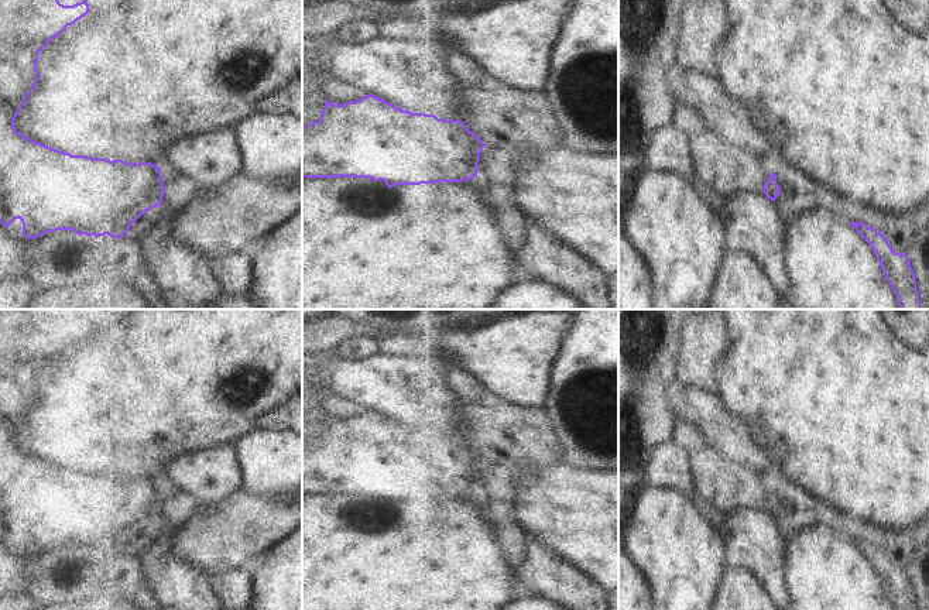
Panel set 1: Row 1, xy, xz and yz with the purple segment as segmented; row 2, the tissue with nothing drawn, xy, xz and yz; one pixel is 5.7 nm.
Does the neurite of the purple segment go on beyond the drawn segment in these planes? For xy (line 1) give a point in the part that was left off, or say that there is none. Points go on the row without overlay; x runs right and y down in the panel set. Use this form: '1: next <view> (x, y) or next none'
1: next none

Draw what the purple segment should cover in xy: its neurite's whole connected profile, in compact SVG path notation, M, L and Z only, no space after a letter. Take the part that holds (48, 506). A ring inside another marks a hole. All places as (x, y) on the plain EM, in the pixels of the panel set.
M0 309L0 539L8 544L20 535L25 555L56 546L120 555L141 531L161 521L165 508L161 484L151 479L72 472L32 458L14 443L38 397L40 367L90 329L88 313L64 322L58 311Z

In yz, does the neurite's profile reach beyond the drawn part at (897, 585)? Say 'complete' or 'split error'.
complete

